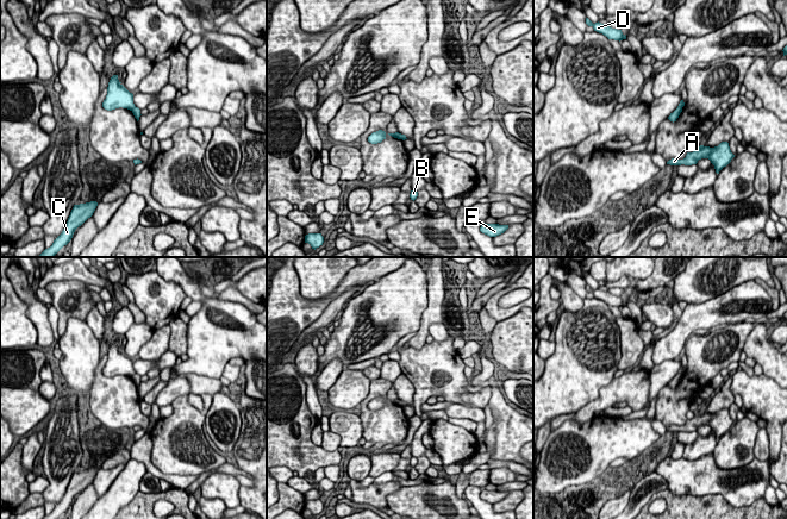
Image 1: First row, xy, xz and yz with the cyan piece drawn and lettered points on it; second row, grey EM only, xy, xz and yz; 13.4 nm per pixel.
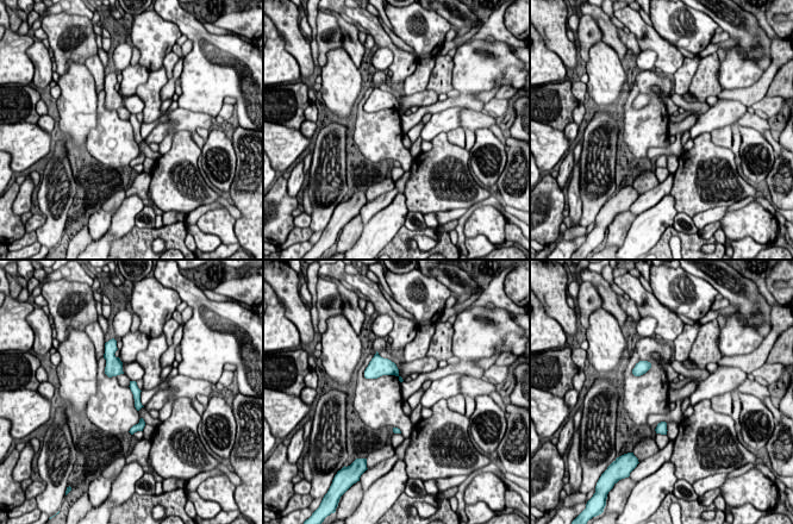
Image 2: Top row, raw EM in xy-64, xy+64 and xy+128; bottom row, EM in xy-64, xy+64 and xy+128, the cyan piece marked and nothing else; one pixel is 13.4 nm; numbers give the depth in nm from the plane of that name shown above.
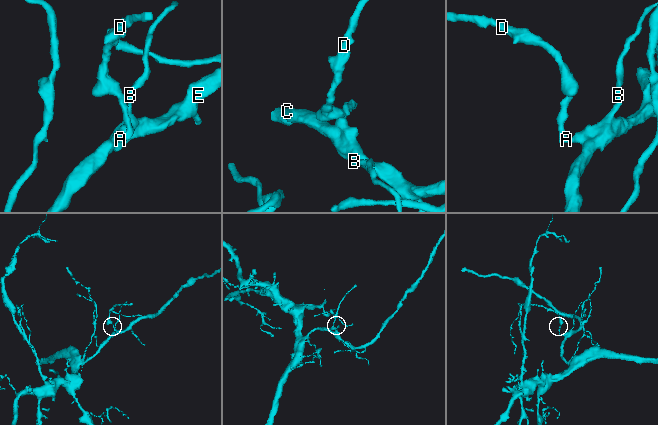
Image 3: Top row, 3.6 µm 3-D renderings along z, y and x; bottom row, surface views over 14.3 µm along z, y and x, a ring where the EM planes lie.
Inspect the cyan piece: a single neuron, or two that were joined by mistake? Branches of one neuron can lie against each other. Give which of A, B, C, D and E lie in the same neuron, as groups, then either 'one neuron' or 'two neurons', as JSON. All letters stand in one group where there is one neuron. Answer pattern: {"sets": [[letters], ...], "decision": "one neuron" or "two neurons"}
{"sets": [["A", "B", "C", "E"], ["D"]], "decision": "two neurons"}

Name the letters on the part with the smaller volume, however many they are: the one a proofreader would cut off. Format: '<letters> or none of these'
D

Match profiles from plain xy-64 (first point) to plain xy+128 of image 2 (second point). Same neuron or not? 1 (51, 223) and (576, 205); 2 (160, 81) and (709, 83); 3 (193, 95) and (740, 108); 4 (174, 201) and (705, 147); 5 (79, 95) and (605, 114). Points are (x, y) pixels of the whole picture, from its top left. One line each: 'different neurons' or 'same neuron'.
1: different neurons
2: different neurons
3: different neurons
4: same neuron
5: different neurons

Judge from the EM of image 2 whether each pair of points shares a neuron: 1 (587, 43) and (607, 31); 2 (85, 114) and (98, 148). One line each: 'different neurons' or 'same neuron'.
1: different neurons
2: different neurons

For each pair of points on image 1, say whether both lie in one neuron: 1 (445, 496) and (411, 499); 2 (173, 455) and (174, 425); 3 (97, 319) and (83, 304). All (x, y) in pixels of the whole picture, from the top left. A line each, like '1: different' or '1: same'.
1: same
2: same
3: different

